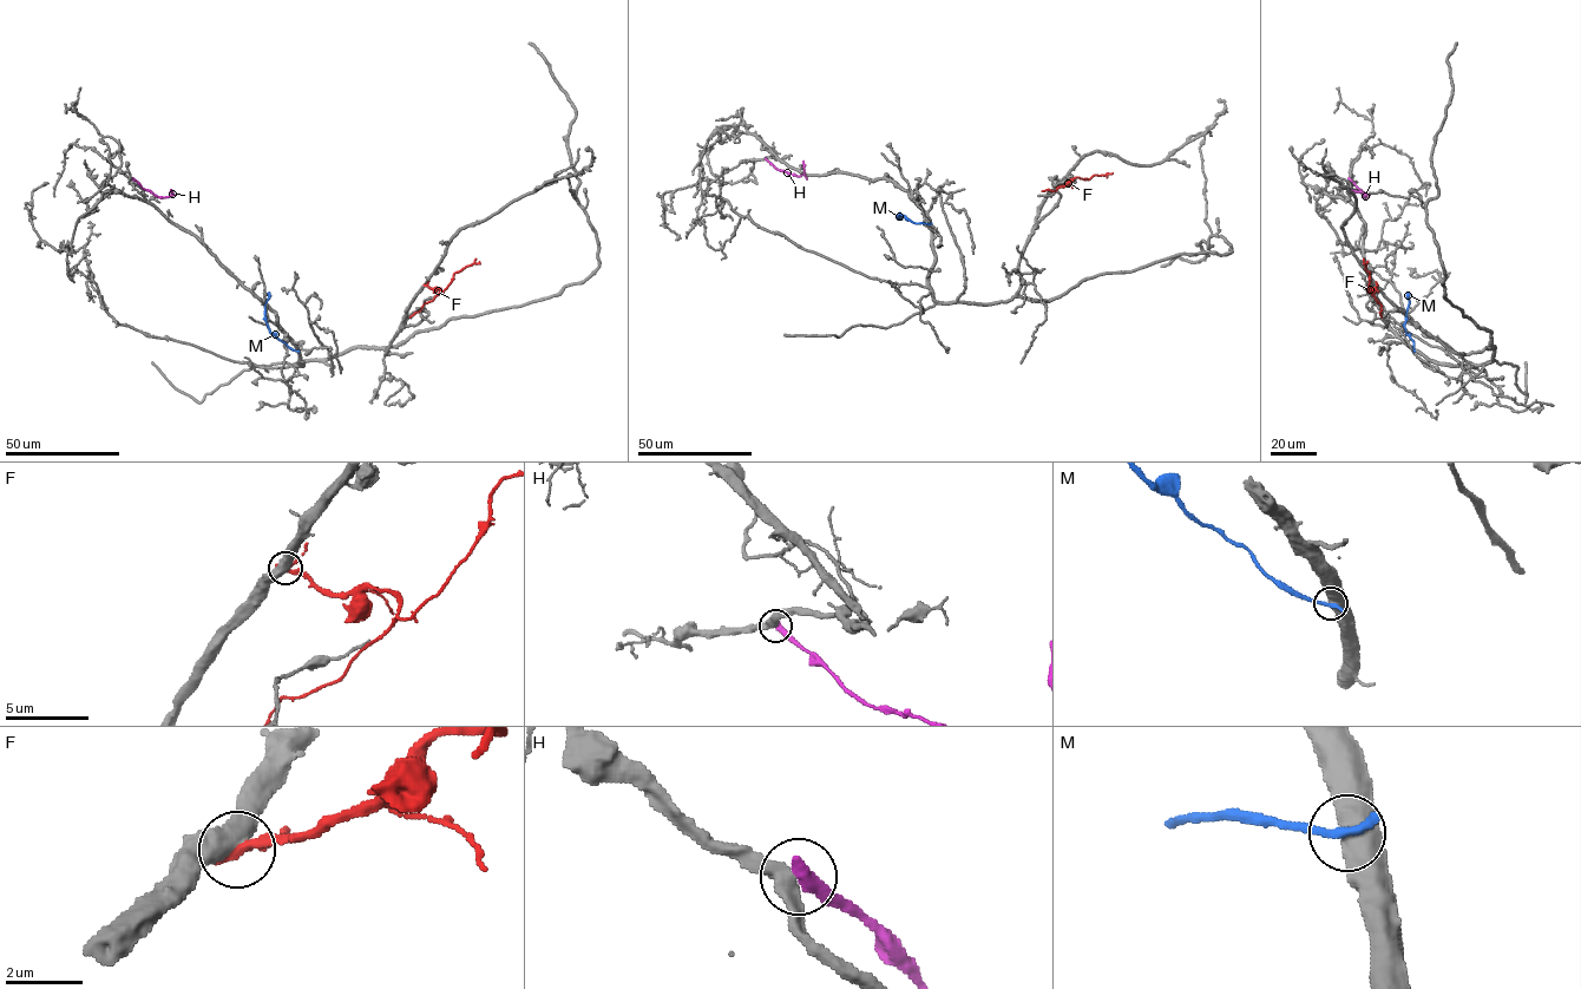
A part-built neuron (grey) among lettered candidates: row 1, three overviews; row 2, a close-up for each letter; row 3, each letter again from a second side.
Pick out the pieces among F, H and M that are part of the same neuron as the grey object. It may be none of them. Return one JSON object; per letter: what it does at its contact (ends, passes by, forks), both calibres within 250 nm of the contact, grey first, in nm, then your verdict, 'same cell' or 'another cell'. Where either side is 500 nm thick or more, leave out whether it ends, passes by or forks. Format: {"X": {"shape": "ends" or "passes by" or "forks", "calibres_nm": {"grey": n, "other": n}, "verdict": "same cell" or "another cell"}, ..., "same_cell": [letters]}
{"F": {"calibres_nm": {"grey": 550, "other": 220}, "verdict": "another cell"}, "H": {"shape": "ends", "calibres_nm": {"grey": 360, "other": 440}, "verdict": "another cell"}, "M": {"calibres_nm": {"grey": 550, "other": 300}, "verdict": "another cell"}, "same_cell": []}

